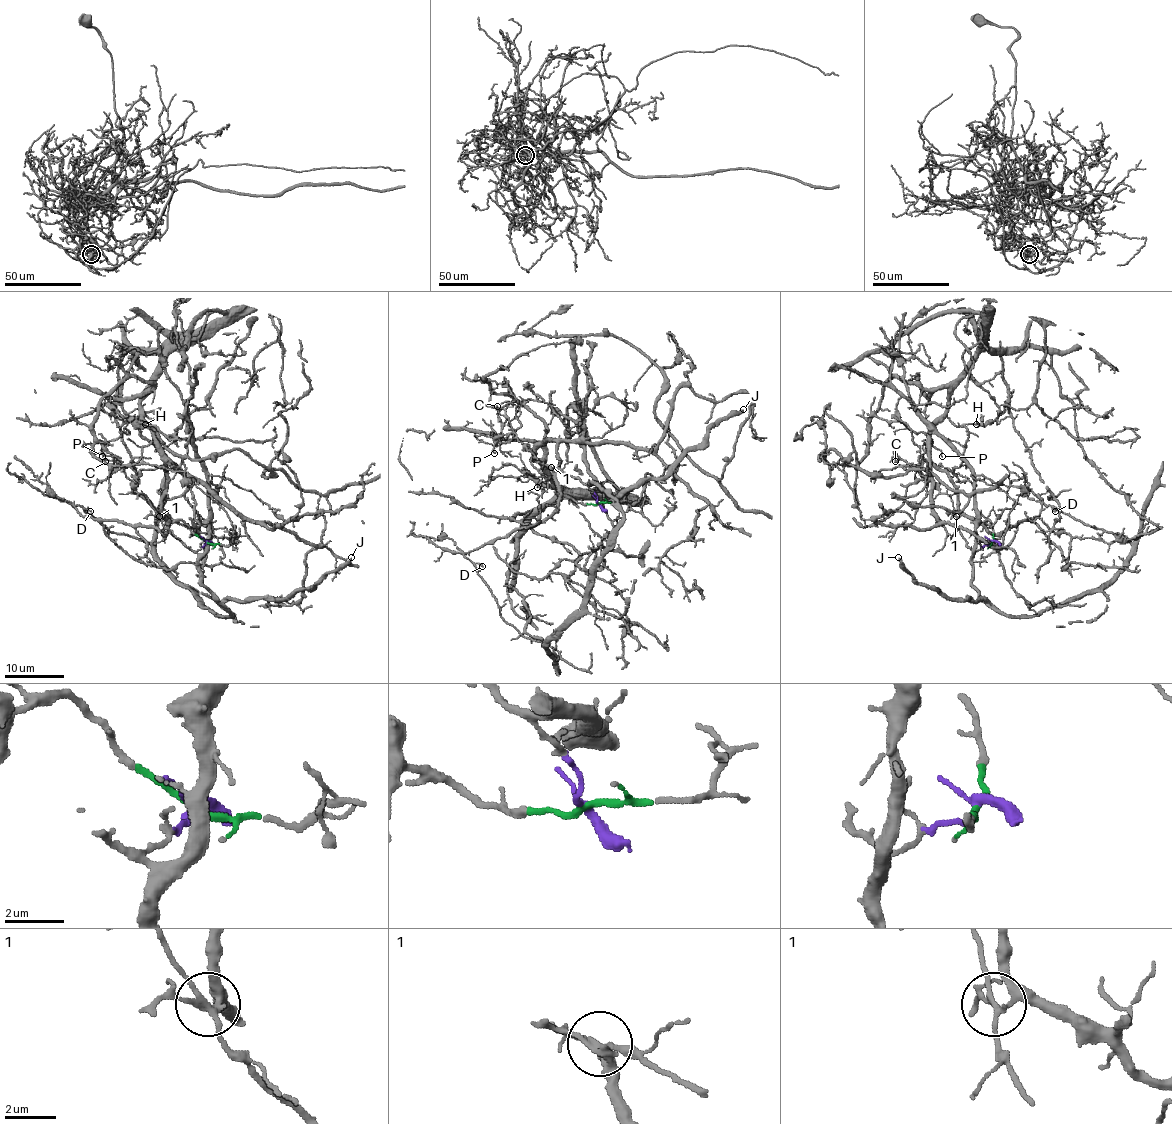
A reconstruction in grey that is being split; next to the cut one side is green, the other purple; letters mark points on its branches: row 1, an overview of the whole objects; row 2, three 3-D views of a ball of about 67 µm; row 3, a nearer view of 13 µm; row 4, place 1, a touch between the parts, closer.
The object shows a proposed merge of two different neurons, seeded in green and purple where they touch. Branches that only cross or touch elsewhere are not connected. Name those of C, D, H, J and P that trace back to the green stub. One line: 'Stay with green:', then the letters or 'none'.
Stay with green: H

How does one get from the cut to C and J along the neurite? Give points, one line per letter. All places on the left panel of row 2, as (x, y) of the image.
C: (206, 541), (206, 546), (191, 550), (162, 523), (149, 498), (137, 491), (120, 465), (105, 461)
J: (206, 541), (206, 546), (197, 553), (200, 582), (221, 603), (289, 598), (295, 592), (315, 586), (351, 558)

